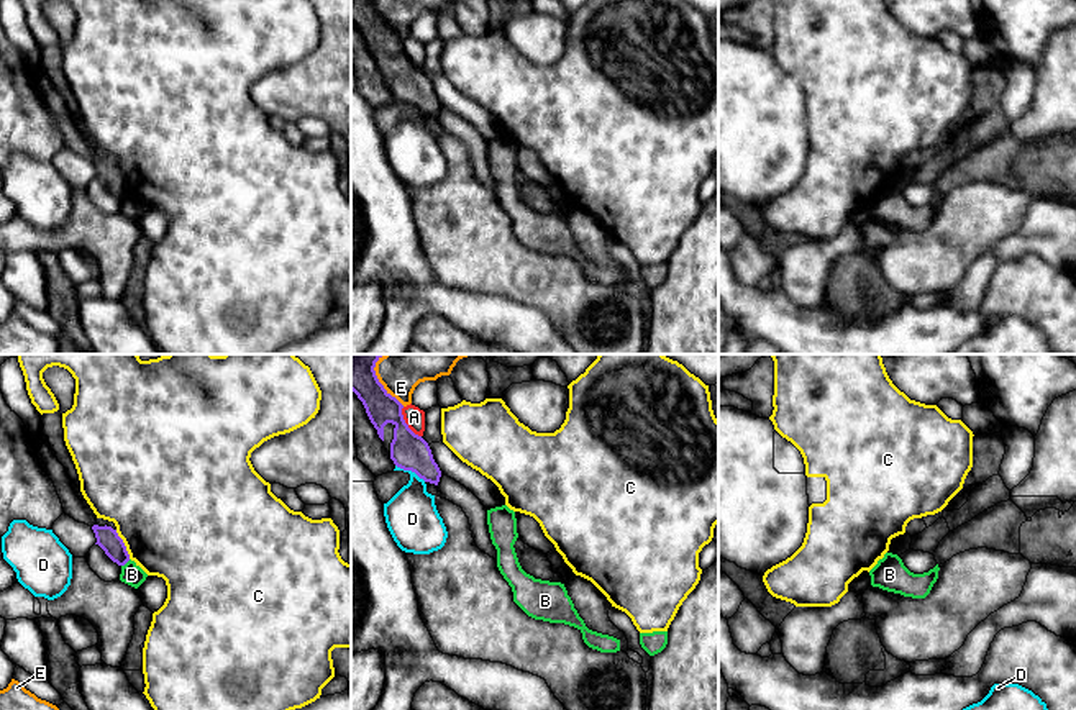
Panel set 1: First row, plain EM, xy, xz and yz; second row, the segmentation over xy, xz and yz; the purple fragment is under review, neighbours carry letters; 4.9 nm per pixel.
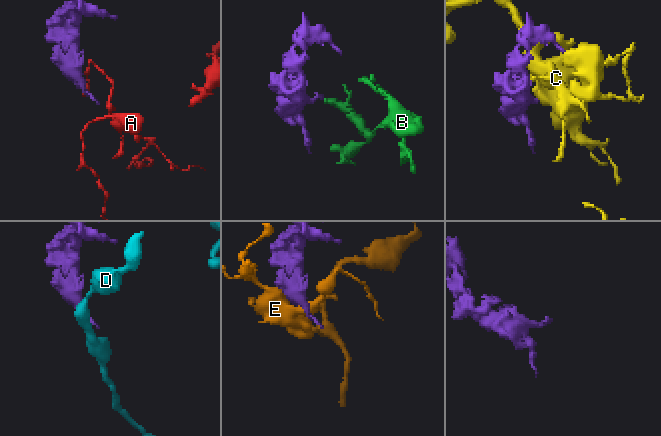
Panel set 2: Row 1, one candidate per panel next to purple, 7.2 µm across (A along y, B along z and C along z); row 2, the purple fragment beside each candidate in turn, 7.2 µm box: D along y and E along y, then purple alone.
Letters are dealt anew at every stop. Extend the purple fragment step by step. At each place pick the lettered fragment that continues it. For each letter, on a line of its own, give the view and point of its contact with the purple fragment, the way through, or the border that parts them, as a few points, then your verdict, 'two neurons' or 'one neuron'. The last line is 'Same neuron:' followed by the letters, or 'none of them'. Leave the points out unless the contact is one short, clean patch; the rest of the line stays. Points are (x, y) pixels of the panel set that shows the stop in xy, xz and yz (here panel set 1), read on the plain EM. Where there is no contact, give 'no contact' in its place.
A: meets purple in xz at (405, 56); border along xz (402, 40), (405, 56), (420, 69); two neurons
B: meets purple in xy at (125, 195); border along xy (130, 192), (122, 199); two neurons
C: meets purple in xy at (123, 177); two neurons
D: meets purple in xz at (410, 102); two neurons
E: meets purple in xz at (382, 20); two neurons
Same neuron: none of them

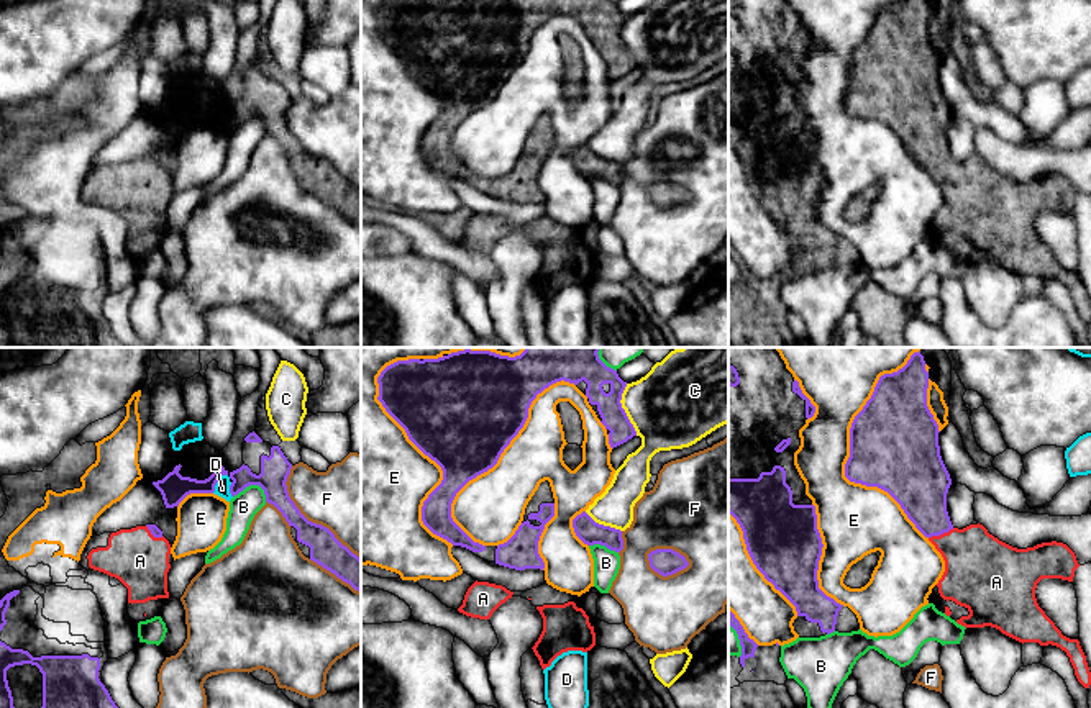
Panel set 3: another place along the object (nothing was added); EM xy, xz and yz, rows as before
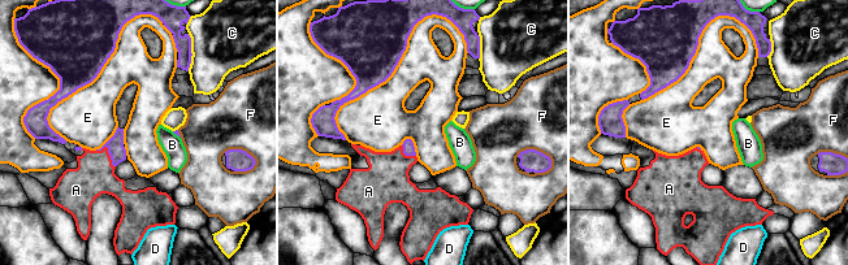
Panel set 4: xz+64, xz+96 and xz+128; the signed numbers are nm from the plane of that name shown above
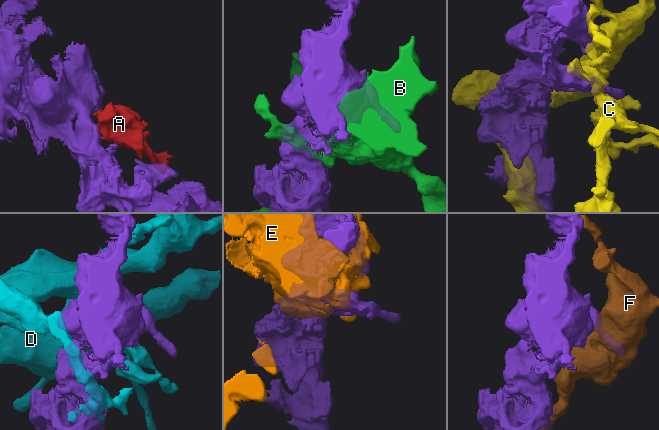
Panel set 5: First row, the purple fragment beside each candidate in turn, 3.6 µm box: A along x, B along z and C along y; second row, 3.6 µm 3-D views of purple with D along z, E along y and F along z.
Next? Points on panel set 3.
A: meets purple in yz at (940, 166); runs through yz (921, 120), (926, 141), (940, 166), (978, 200); one neuron
B: meets purple in xy at (253, 117); two neurons
C: meets purple in xz at (624, 43); two neurons
D: meets purple in xy at (217, 113); two neurons
E: meets purple in yz at (847, 94); two neurons
F: meets purple in xy at (305, 151); two neurons
Same neuron: A

